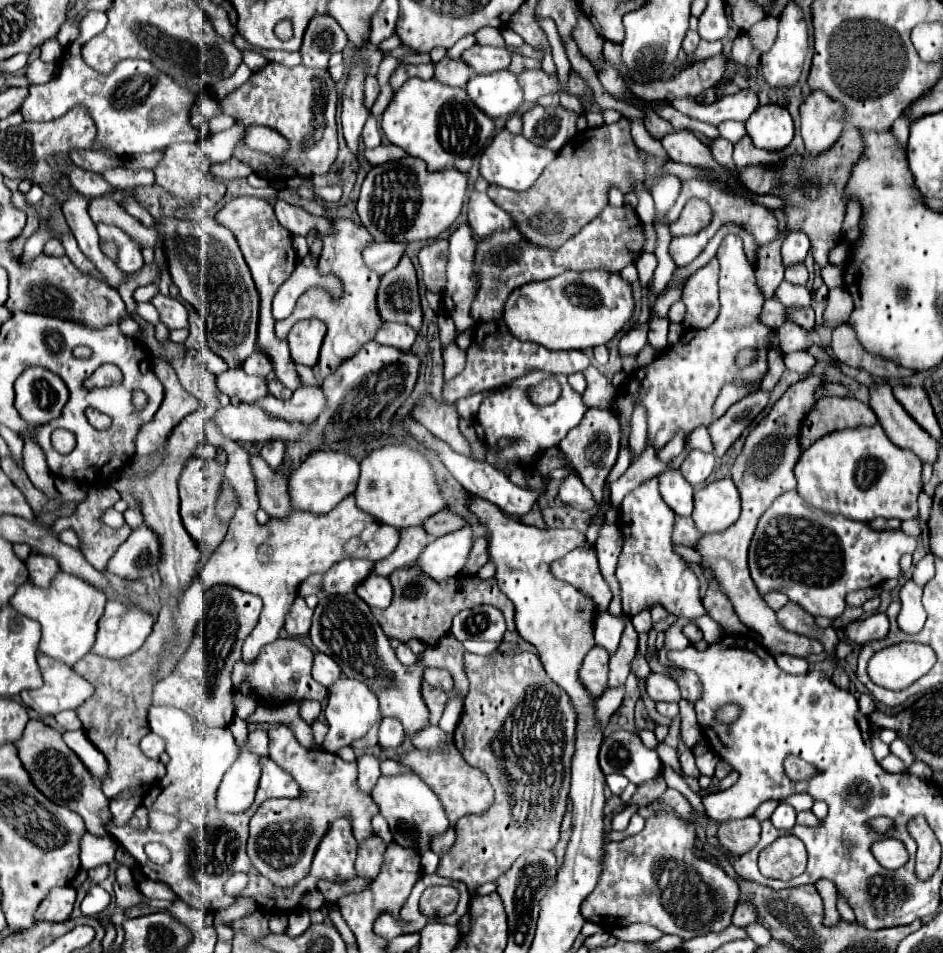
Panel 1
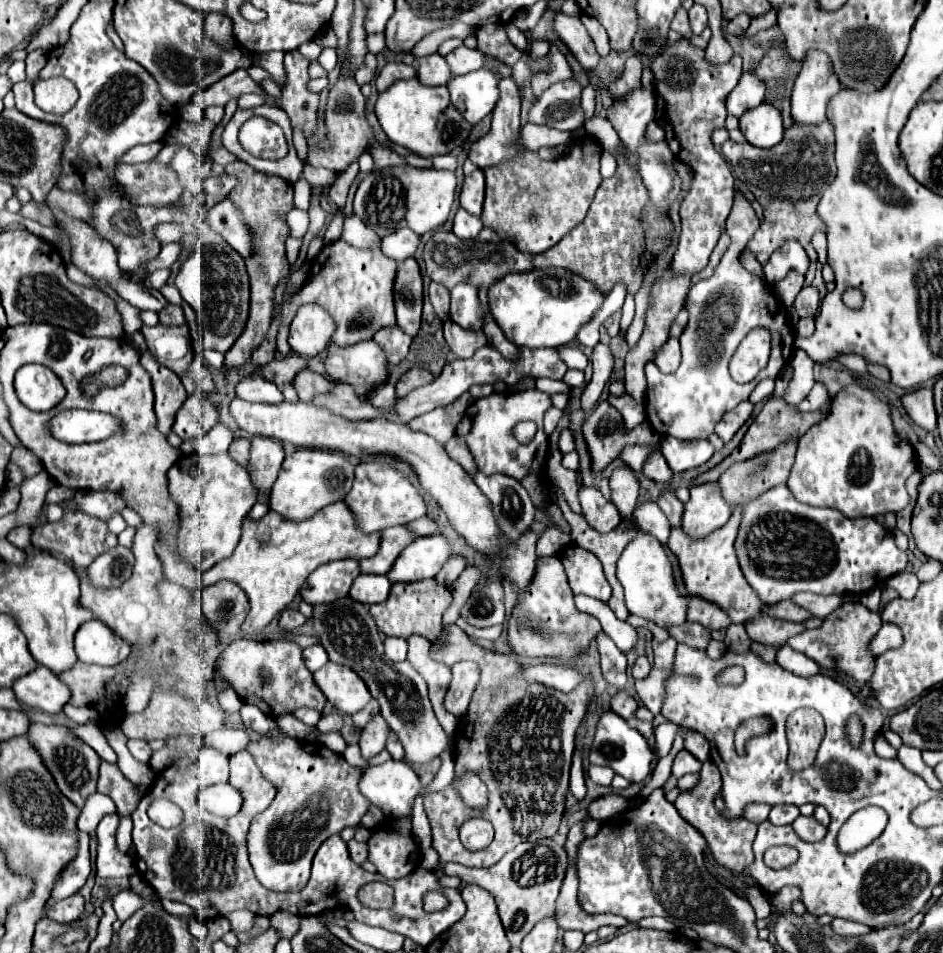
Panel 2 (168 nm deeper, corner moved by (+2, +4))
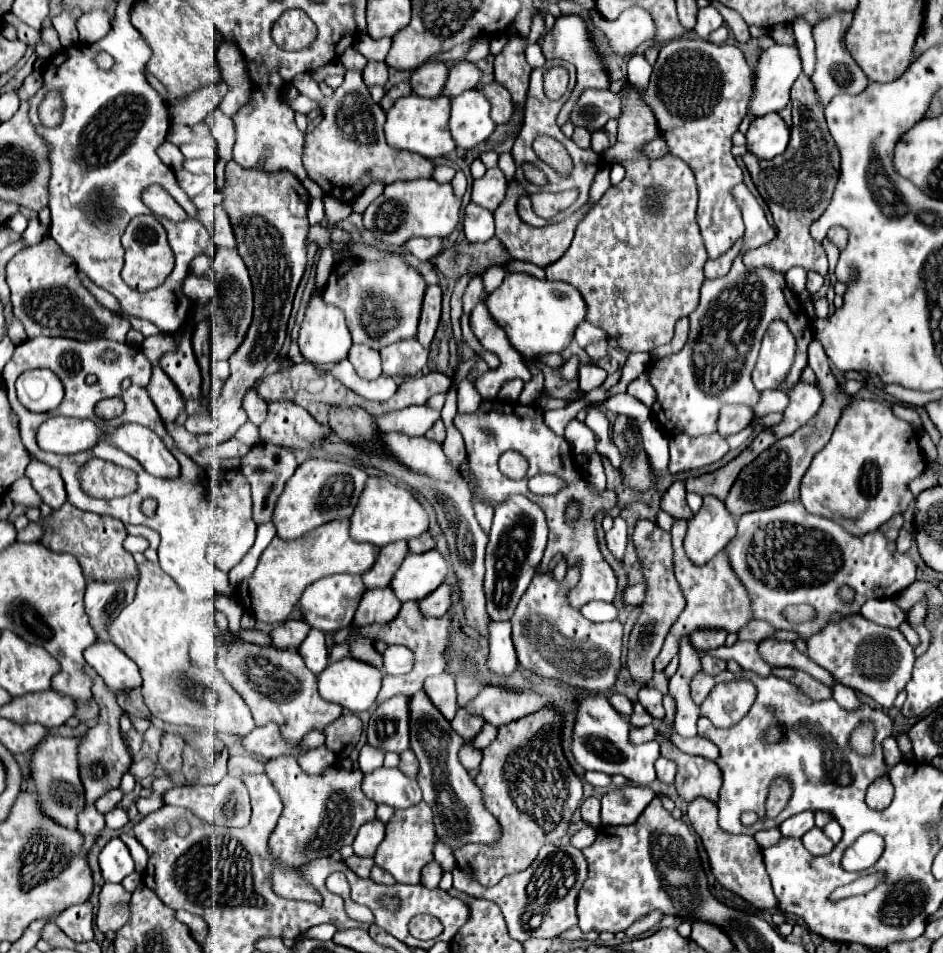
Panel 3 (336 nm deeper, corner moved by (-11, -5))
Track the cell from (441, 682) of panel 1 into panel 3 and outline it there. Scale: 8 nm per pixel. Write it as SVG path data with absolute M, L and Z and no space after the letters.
M450 673L428 677L424 681L424 691L436 707L458 707L456 705L456 685Z

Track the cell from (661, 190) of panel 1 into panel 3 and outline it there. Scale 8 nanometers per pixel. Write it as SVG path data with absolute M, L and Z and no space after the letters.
M632 55L628 61L628 81L632 85L636 85L640 91L644 91L648 87L648 79L650 79L652 67L646 63L644 55Z

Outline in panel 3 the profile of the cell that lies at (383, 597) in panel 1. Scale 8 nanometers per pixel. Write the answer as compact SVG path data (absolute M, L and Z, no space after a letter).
M390 587L368 589L356 609L354 623L364 627L368 623L388 623L400 611L400 601Z

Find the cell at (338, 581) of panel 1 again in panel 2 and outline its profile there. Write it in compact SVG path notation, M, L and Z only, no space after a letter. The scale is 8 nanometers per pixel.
M337 560L319 566L309 574L301 586L301 596L307 604L331 604L337 598L347 596L353 580L359 576L357 560Z

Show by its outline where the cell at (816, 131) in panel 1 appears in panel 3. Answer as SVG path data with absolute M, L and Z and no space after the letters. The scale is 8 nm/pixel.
M840 11L840 13L834 13L834 15L830 15L830 17L820 19L820 21L814 25L816 69L814 69L814 75L812 75L810 79L812 79L812 83L814 83L818 101L820 101L820 105L824 105L824 107L828 105L828 101L830 101L834 95L842 95L842 93L858 95L858 93L862 93L862 91L866 89L866 85L868 85L866 75L860 71L860 67L856 65L856 61L852 59L852 55L850 55L848 49L844 47L844 33L846 33L848 25L852 23L852 17L854 17L852 11Z

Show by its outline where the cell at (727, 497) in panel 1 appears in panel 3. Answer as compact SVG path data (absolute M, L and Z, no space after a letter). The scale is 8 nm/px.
M704 497L700 511L688 521L684 539L686 555L696 563L708 563L736 535L736 519L716 497Z

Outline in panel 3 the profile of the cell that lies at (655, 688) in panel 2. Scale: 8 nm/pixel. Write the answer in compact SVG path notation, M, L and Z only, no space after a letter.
M642 687L642 691L638 693L638 701L644 705L644 709L654 717L654 719L662 719L664 717L664 707L662 707L662 693L656 687Z

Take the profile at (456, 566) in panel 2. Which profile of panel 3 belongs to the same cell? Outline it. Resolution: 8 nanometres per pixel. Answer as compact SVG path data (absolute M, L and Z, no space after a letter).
M442 583L434 593L420 601L420 611L428 617L442 617L452 605L452 587Z

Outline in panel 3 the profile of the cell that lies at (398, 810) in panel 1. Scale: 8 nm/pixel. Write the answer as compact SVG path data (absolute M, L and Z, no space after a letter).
M380 767L364 775L362 791L374 803L384 803L394 809L406 809L422 801L422 791L416 779L406 777L400 769Z

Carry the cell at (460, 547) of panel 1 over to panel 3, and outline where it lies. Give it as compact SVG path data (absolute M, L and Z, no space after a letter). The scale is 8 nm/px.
M438 549L426 553L410 553L400 569L396 571L390 587L394 589L396 597L404 601L420 601L428 597L428 593L436 591L444 583L448 575L448 563L440 555Z

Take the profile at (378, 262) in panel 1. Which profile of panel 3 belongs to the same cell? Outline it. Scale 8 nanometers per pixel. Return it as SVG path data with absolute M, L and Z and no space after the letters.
M414 237L412 241L406 241L406 251L410 251L414 257L422 259L422 261L428 261L432 257L436 257L442 249L442 241L438 237L432 237L432 239L424 239L424 237Z

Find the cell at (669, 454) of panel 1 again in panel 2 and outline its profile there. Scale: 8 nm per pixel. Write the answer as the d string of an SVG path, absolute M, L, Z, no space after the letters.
M625 446L623 452L619 454L619 460L623 460L623 464L627 464L633 470L641 470L645 456L649 456L649 452L653 452L655 448L647 448L647 446Z

